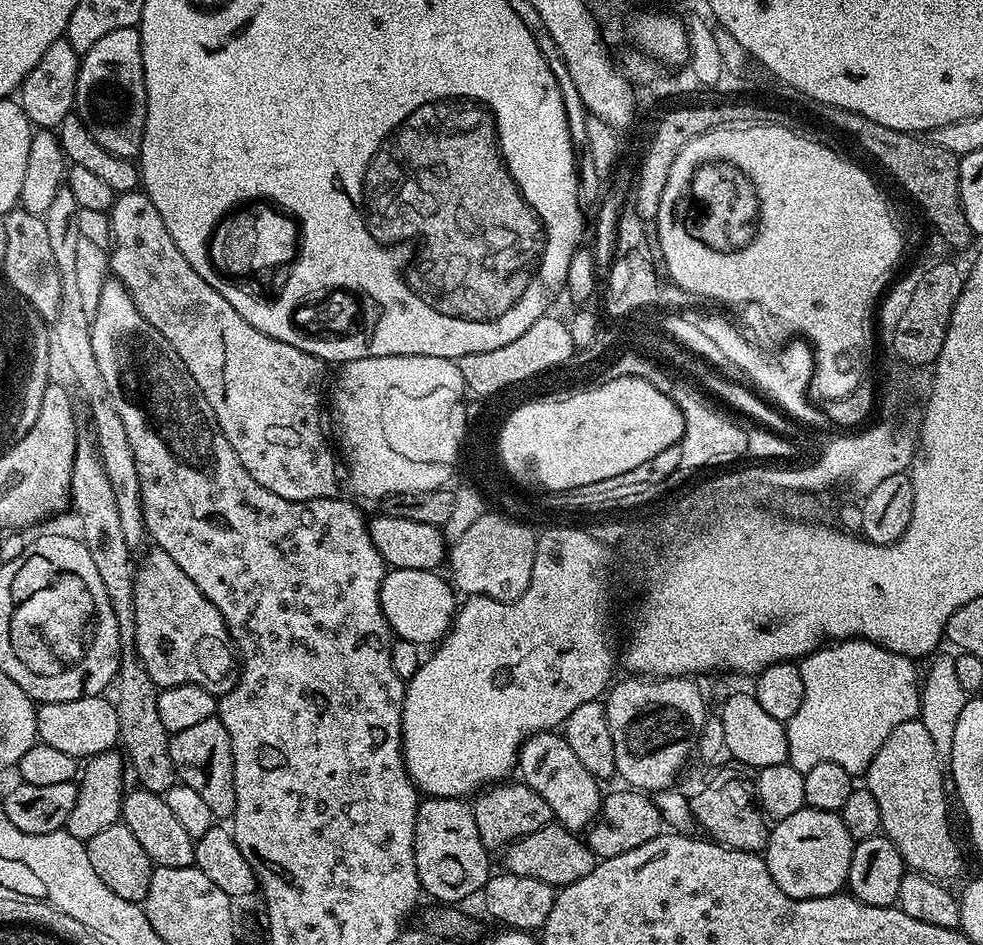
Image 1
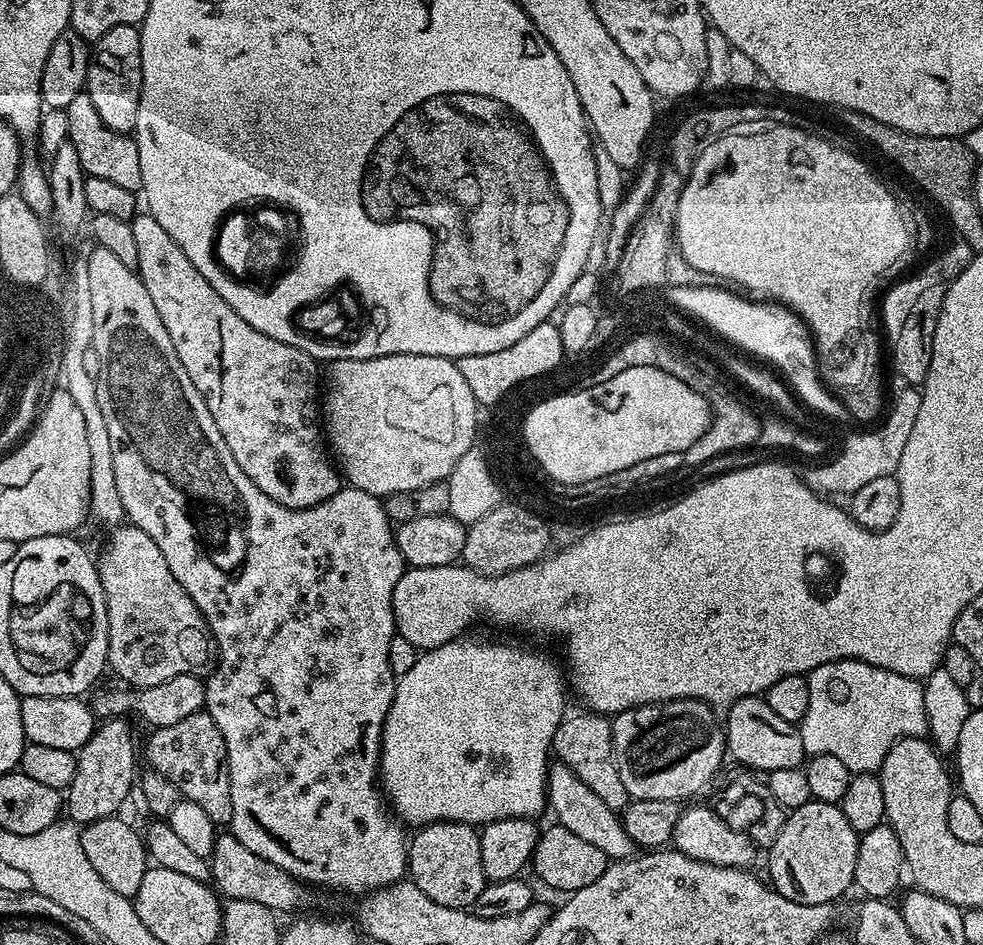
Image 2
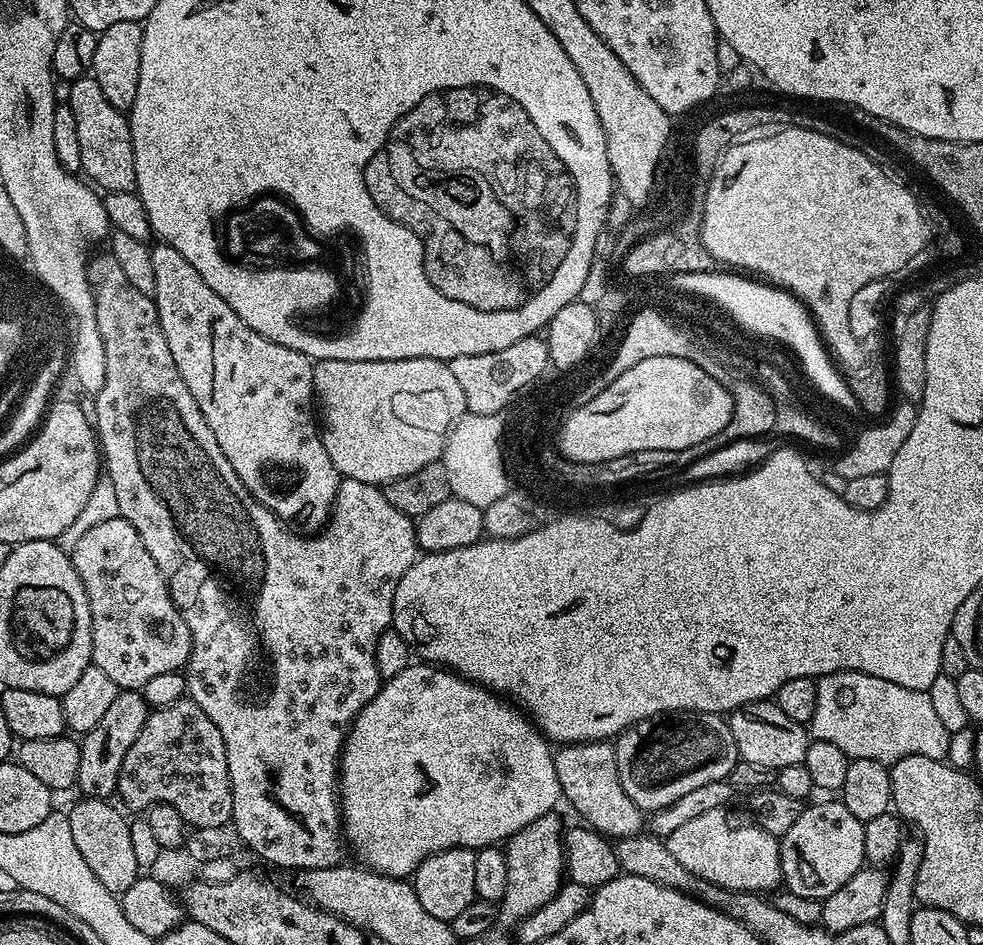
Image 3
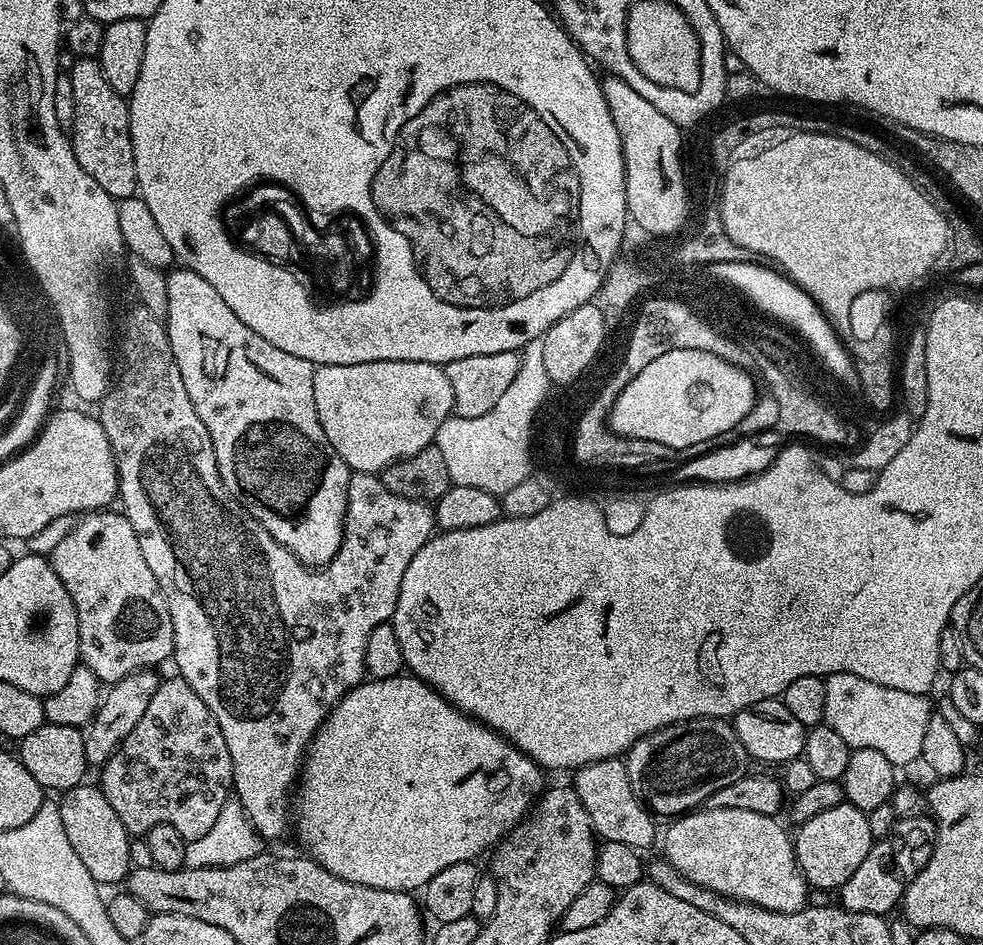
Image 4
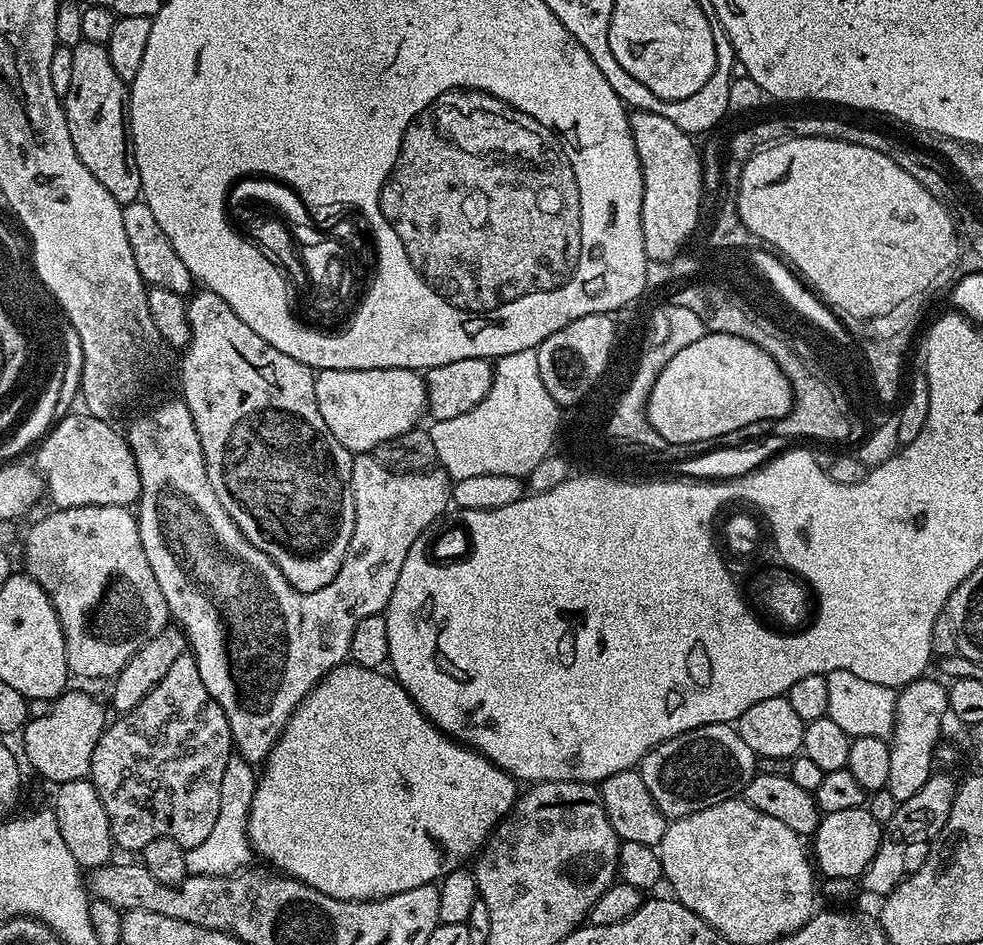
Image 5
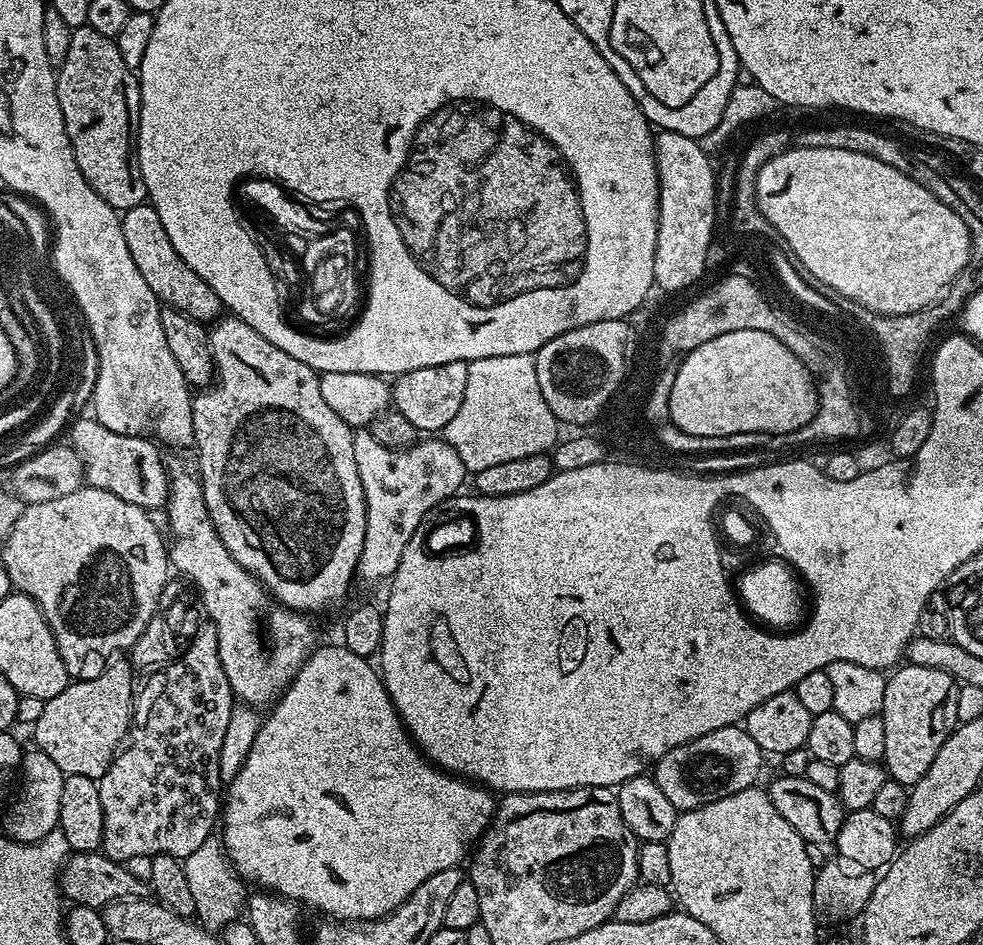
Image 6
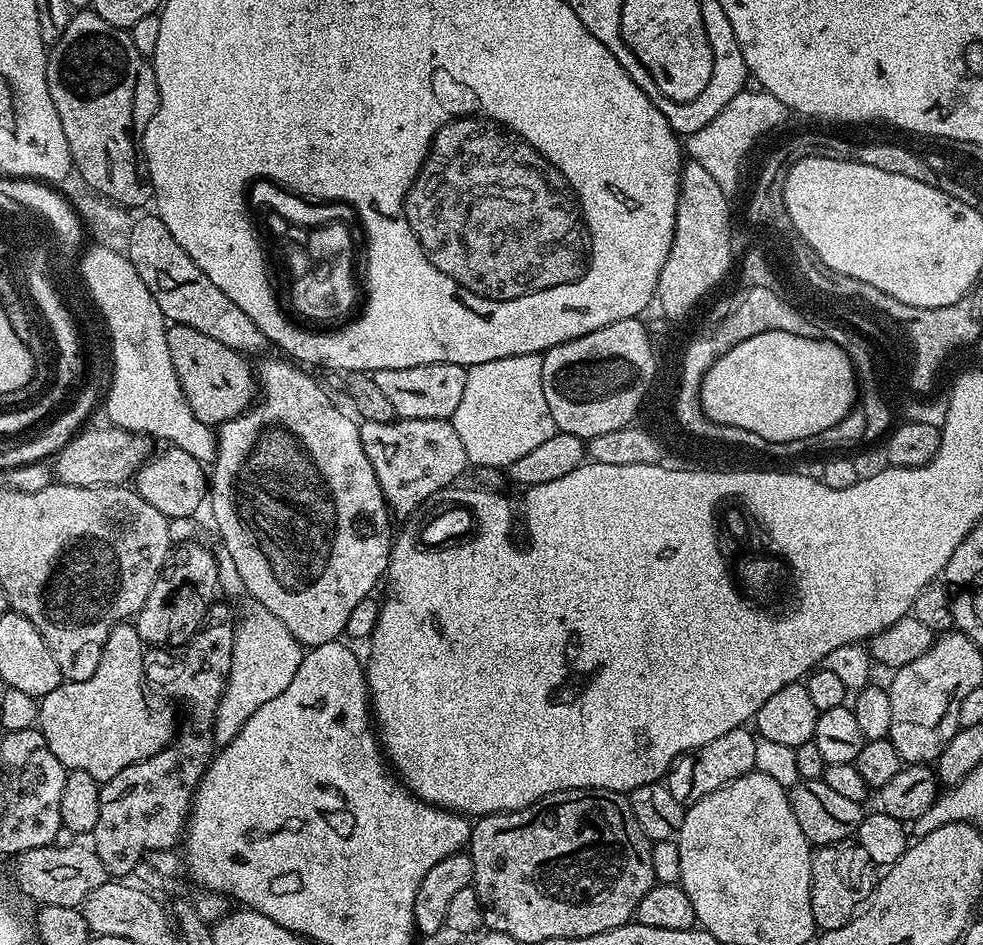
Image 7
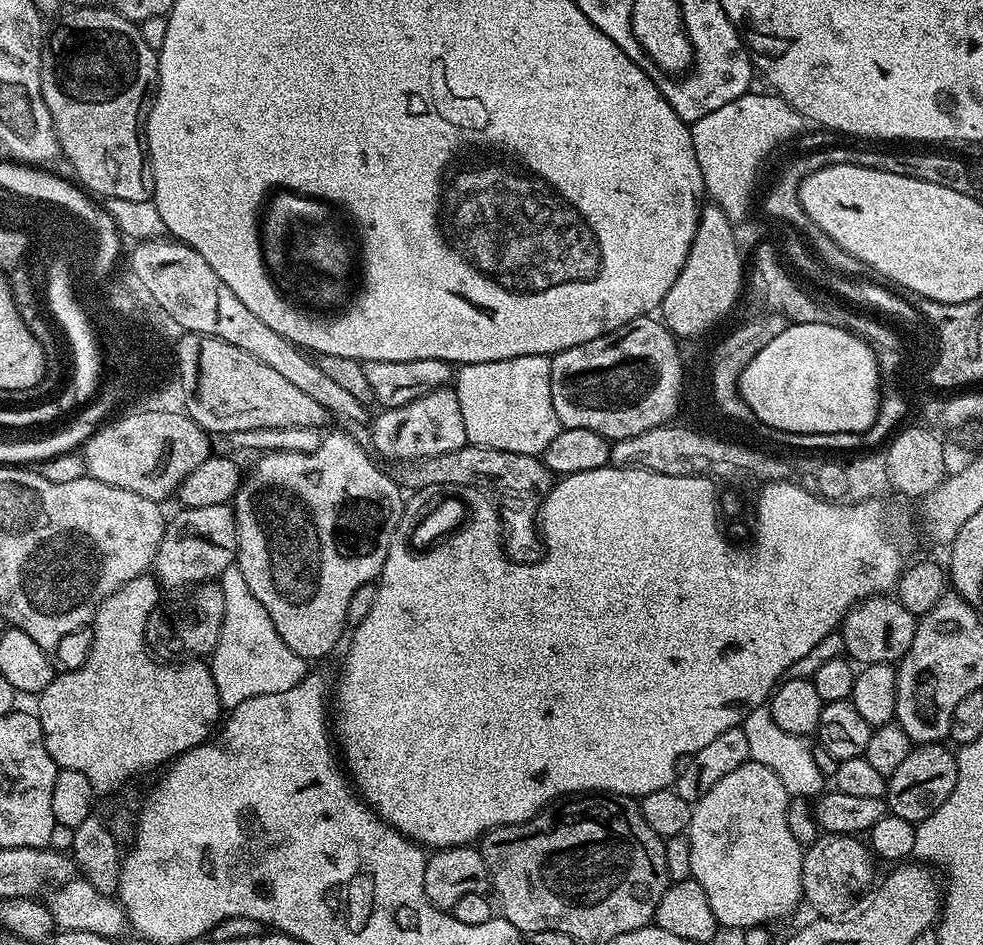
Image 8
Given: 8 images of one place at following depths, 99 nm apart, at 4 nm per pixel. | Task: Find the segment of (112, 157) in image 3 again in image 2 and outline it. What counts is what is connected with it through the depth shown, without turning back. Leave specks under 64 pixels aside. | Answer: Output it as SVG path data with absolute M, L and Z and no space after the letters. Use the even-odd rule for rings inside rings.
M87 91L80 92L74 102L67 108L69 116L68 139L78 150L78 162L82 162L85 176L103 178L123 186L125 190L139 193L142 189L142 166L138 166L138 146L131 135L110 130L98 110L94 110L94 102L90 102Z

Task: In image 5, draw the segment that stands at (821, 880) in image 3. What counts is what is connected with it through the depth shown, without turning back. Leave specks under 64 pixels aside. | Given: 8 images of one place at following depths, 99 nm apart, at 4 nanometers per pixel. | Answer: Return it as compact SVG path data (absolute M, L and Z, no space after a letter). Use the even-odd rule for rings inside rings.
M864 806L854 810L834 810L823 813L820 824L810 840L810 852L814 857L814 864L819 875L821 872L824 875L822 877L828 880L851 882L863 877L874 854L878 854L881 831L882 825L869 814L867 807Z

